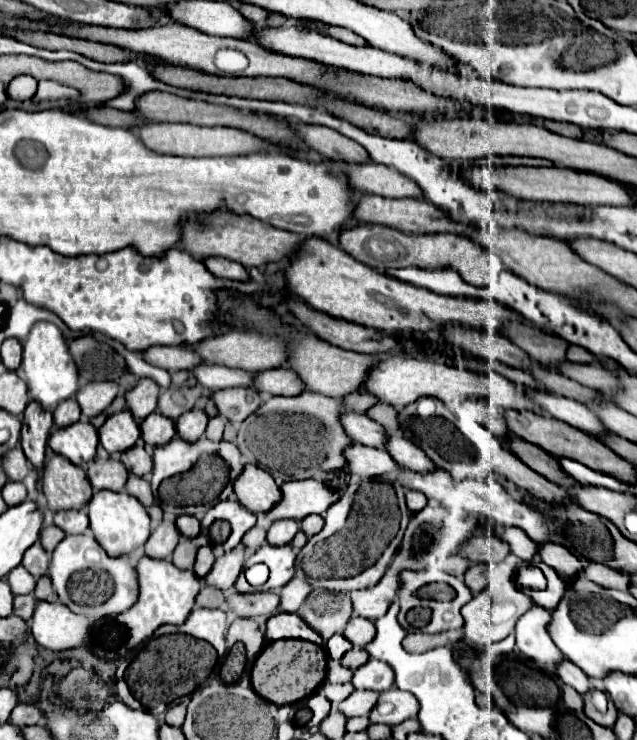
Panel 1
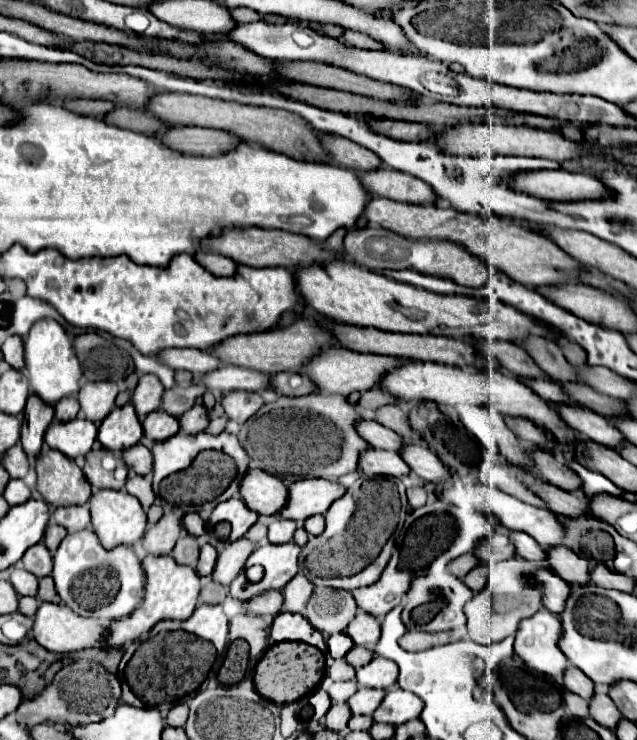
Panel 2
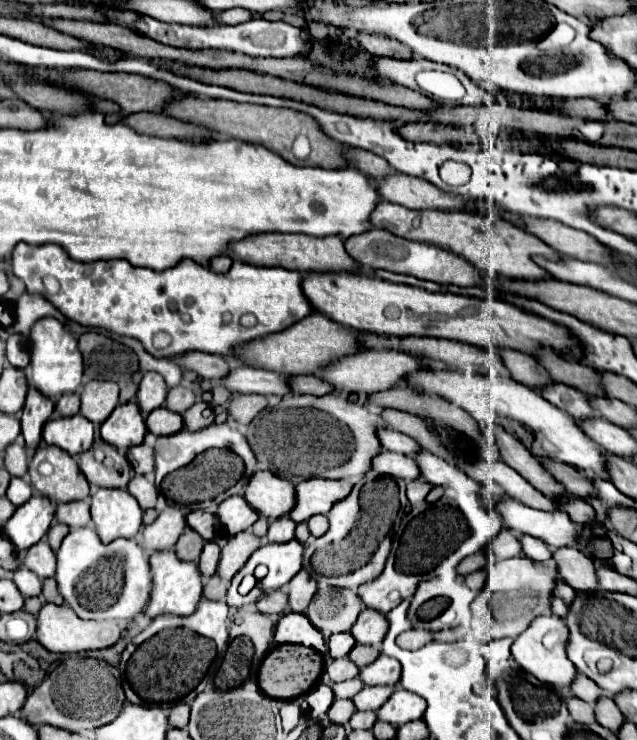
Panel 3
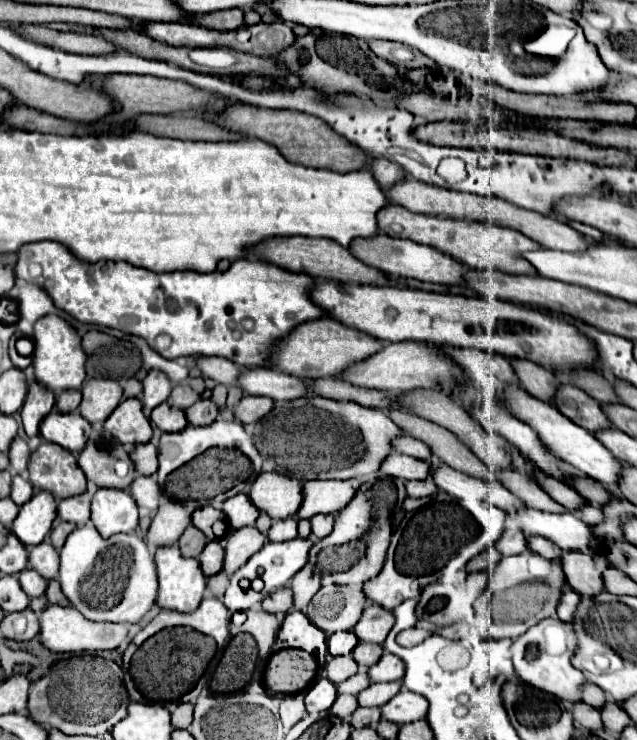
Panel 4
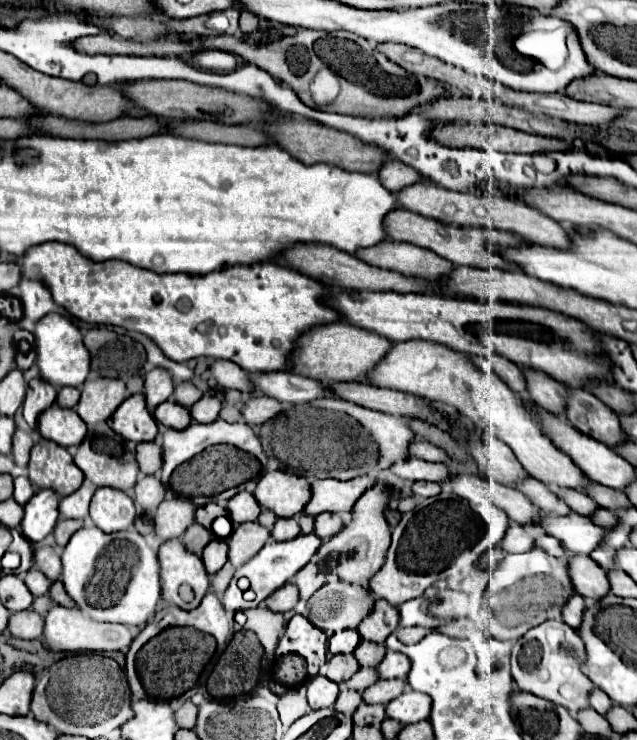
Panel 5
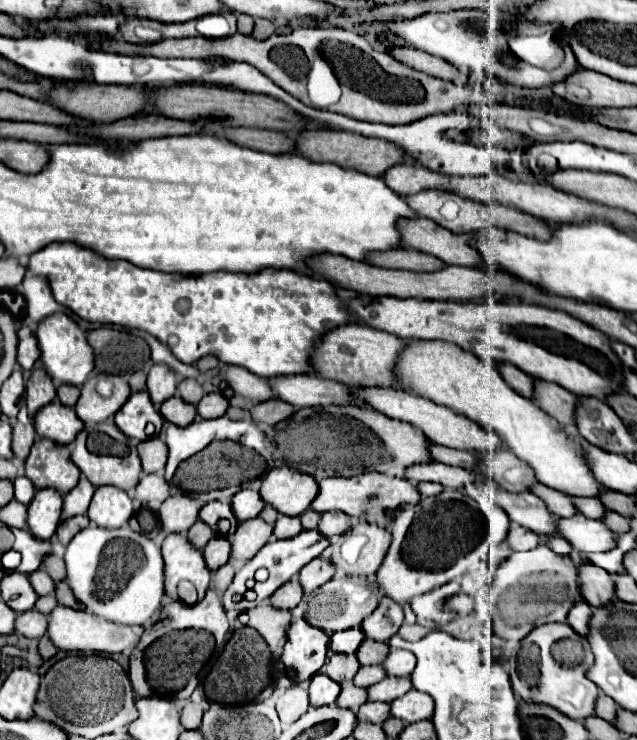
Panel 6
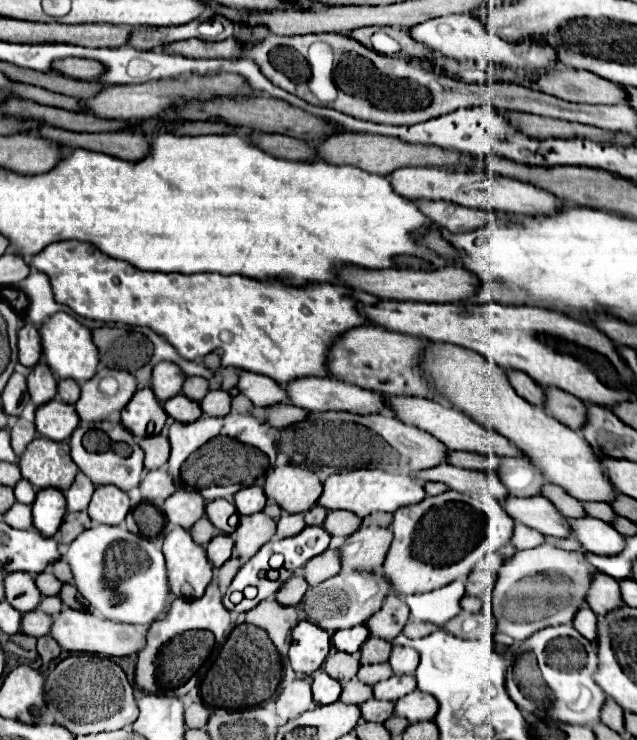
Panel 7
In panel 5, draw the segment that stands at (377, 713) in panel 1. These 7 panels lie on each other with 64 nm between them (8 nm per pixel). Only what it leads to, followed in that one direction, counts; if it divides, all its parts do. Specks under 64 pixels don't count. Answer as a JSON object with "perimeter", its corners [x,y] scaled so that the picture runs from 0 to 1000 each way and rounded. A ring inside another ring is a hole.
{"perimeter":[[[637,932],[625,943],[606,951],[606,968],[615,973],[625,973],[631,978],[672,973],[675,968],[675,941]]]}

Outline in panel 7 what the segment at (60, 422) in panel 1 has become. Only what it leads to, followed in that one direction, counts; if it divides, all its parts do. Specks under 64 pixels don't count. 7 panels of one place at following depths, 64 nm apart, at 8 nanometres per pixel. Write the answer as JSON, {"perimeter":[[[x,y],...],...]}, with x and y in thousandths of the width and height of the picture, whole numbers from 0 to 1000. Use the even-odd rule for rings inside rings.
{"perimeter":[[[116,514],[91,516],[91,538],[104,546],[119,546],[126,538],[126,522]]]}

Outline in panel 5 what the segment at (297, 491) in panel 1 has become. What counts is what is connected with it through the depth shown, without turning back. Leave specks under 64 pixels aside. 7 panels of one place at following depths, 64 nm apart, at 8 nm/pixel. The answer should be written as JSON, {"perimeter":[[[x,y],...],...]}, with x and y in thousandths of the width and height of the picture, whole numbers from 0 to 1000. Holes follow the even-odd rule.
{"perimeter":[[[562,643],[553,649],[496,649],[487,654],[487,678],[480,681],[477,692],[487,697],[499,697],[505,692],[521,695],[546,695],[556,678],[568,670],[575,659],[590,654],[590,649],[578,643]]]}

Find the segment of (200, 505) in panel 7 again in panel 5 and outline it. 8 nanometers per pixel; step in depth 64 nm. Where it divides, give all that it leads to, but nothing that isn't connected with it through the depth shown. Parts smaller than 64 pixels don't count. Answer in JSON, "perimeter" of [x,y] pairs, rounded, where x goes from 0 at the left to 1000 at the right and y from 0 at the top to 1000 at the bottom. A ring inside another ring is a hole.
{"perimeter":[[[261,673],[242,697],[242,722],[261,732],[270,727],[286,727],[289,716],[305,708],[308,684],[295,673]]]}

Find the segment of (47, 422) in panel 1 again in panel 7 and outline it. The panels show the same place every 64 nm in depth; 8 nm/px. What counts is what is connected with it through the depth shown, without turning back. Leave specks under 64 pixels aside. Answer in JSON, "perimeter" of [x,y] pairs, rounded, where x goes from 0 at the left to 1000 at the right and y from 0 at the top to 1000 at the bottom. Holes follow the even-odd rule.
{"perimeter":[[[60,489],[50,497],[50,503],[44,508],[44,532],[57,549],[72,546],[75,541],[82,541],[88,535],[88,514],[69,489]]]}

